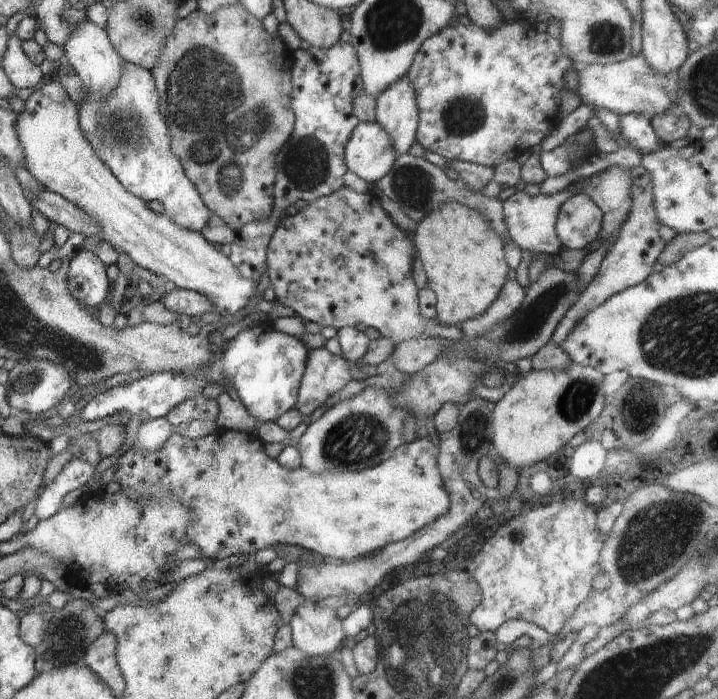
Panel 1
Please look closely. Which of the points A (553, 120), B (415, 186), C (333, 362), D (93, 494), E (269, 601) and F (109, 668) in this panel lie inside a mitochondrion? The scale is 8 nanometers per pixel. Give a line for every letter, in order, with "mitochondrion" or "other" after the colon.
A: other
B: mitochondrion
C: other
D: other
E: other
F: other

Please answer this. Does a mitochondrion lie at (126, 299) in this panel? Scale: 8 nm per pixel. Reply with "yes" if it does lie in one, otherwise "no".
no

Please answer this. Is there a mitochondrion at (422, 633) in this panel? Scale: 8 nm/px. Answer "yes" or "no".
yes

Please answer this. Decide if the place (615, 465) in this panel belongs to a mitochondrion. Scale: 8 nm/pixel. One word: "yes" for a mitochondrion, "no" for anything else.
no

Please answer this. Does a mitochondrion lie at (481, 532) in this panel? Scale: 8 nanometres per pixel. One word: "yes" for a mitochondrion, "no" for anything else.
no

